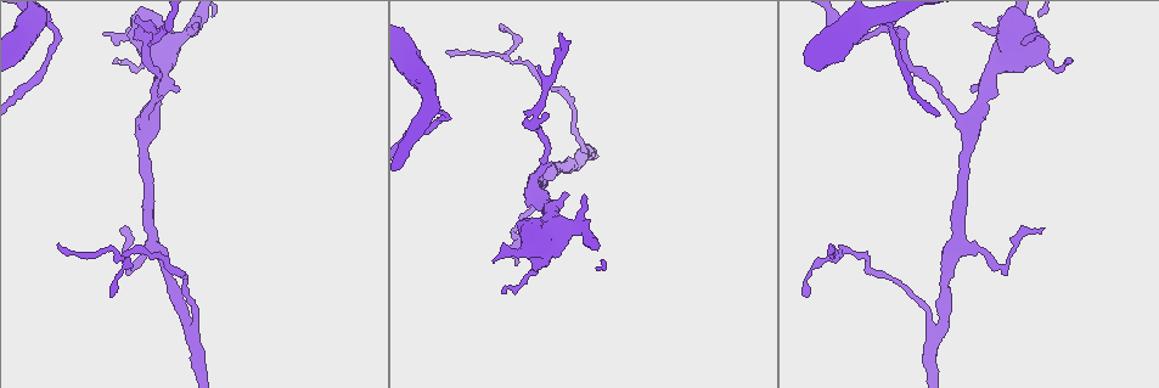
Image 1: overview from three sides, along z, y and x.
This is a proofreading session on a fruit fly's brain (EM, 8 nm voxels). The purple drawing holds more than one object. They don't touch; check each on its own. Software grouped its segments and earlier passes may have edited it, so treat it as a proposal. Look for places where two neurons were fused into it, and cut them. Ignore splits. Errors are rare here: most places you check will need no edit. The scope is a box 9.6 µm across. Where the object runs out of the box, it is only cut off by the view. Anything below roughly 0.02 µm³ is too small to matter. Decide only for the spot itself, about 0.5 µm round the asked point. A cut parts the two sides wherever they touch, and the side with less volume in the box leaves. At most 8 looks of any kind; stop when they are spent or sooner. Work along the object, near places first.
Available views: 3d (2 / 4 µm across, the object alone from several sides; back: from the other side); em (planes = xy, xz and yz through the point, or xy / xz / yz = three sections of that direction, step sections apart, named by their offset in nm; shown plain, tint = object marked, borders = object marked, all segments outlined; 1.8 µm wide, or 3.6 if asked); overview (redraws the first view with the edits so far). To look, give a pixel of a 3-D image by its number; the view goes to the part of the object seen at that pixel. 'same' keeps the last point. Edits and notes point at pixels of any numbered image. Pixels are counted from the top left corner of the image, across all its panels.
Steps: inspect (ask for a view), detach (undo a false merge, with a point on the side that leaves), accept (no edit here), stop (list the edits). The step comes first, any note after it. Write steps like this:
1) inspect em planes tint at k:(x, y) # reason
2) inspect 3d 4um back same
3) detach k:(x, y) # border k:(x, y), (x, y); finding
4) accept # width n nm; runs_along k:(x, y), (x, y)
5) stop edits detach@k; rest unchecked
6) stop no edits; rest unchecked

inspect 3d 2um at 1:(880, 17) # thin arm on a thick one

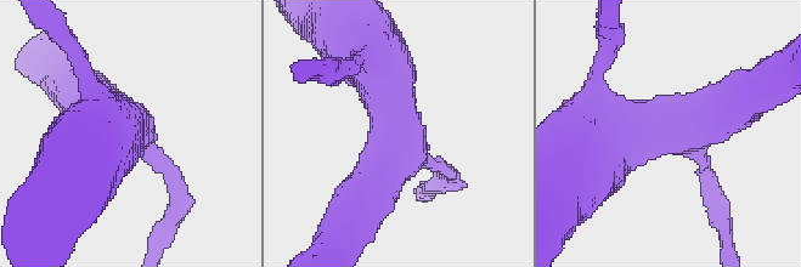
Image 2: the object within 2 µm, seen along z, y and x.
inspect em planes tint at 2:(398, 135) # arms 3; now the EM

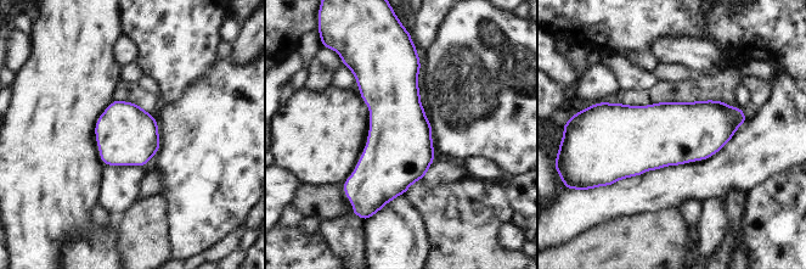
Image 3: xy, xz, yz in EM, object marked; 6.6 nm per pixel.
accept # all the same neuron

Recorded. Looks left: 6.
inspect 3d 4um at 1:(938, 329) # two arms in line, one across

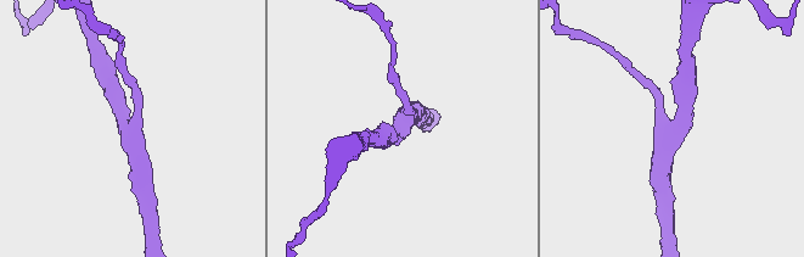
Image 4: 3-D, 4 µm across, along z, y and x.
inspect em planes tint at 4:(129, 129) # arms 3

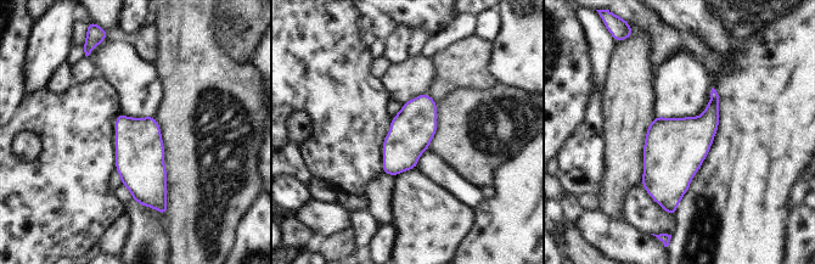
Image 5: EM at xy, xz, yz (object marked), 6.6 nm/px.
accept # width 280 nm; one neuron here

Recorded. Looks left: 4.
inspect em 3.6um xy step 16 tint at 1:(1036, 46) # thick turns thin

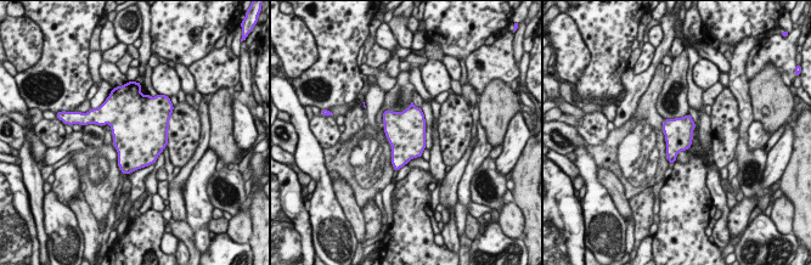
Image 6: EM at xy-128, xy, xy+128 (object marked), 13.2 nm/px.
inspect em 3.6um planes tint same

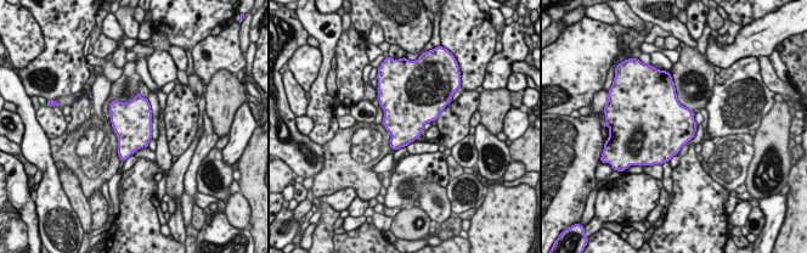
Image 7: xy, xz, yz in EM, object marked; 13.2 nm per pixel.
accept # width 500 nm; one neuron here

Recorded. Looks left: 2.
stop no edits; rest unchecked

